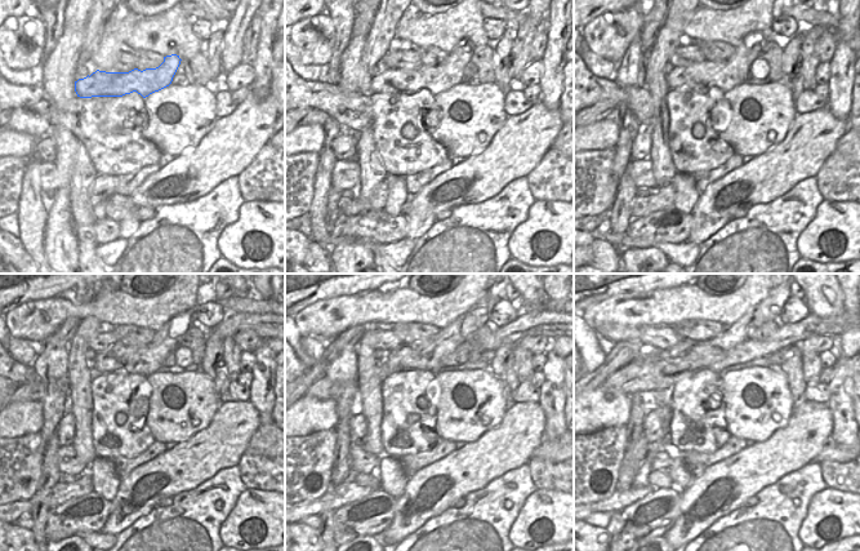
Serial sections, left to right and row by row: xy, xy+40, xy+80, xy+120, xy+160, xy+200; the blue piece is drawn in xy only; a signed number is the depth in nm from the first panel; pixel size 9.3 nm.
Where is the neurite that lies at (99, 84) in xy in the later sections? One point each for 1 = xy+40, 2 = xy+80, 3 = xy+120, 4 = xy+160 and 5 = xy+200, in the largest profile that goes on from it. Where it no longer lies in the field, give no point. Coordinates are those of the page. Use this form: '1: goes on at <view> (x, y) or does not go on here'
1: goes on at xy+40 (437, 79)
2: goes on at xy+80 (725, 75)
3: goes on at xy+120 (145, 360)
4: goes on at xy+160 (420, 355)
5: goes on at xy+200 (770, 309)

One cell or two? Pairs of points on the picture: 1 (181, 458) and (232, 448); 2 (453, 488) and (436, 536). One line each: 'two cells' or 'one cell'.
1: one cell
2: two cells

